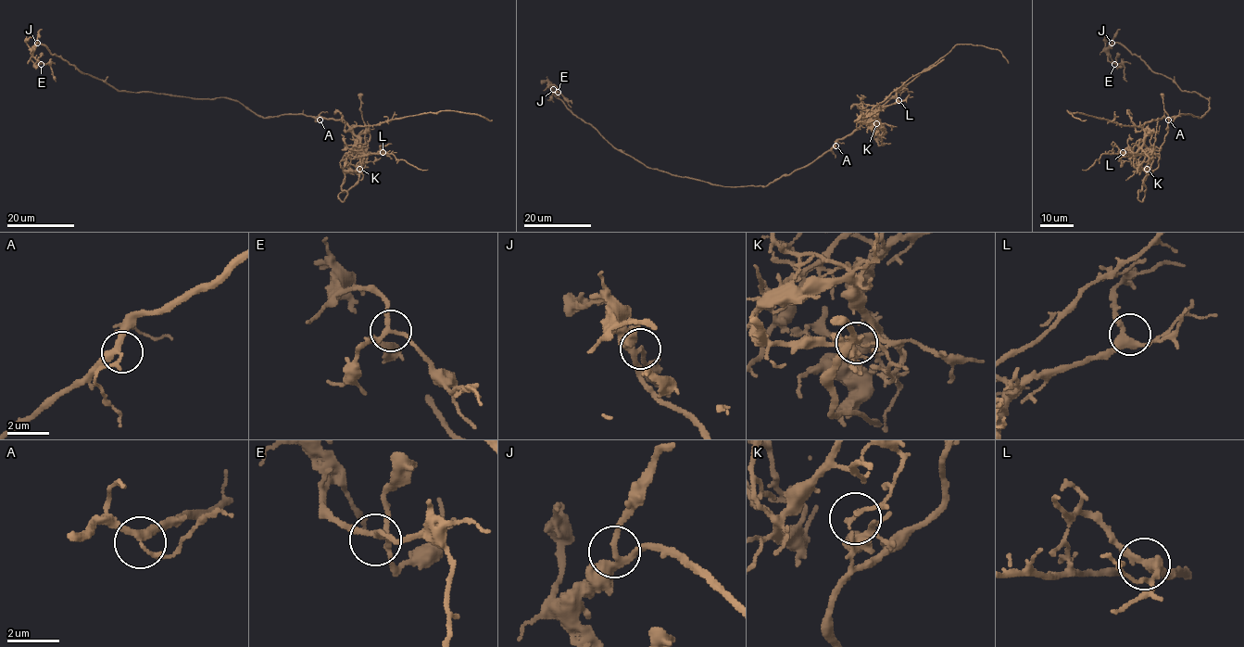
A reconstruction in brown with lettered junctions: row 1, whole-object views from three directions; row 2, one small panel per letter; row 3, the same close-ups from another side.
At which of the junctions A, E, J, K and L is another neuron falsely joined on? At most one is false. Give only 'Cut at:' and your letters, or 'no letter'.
Cut at: K

